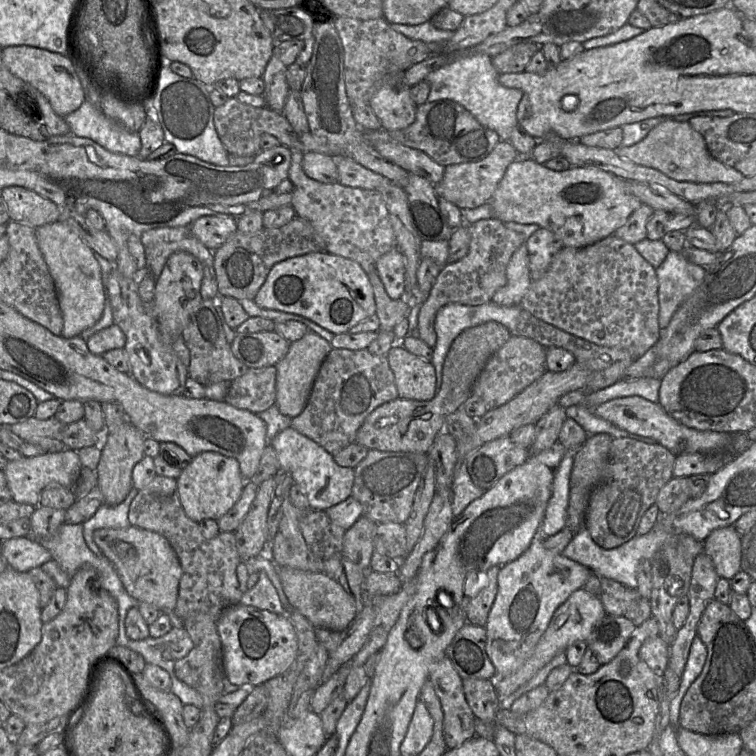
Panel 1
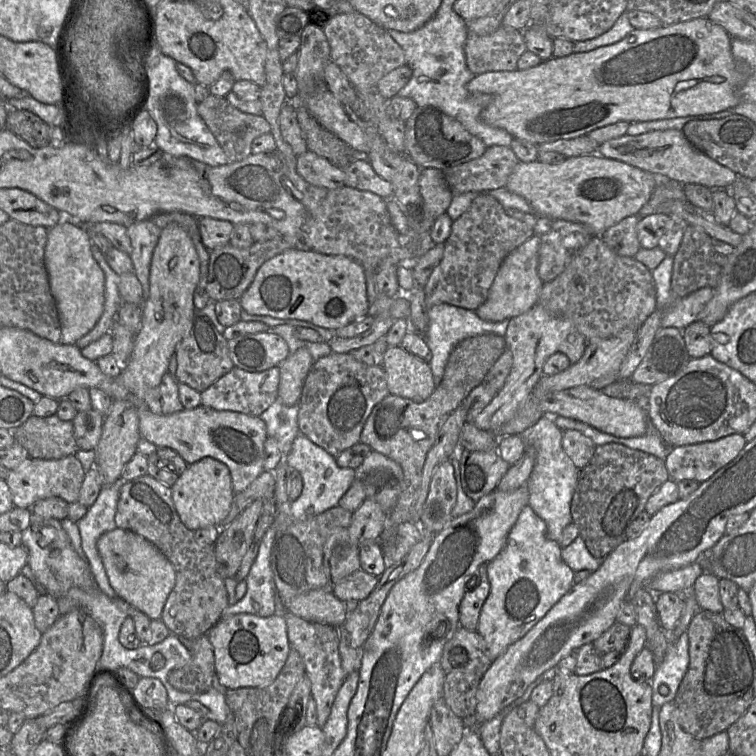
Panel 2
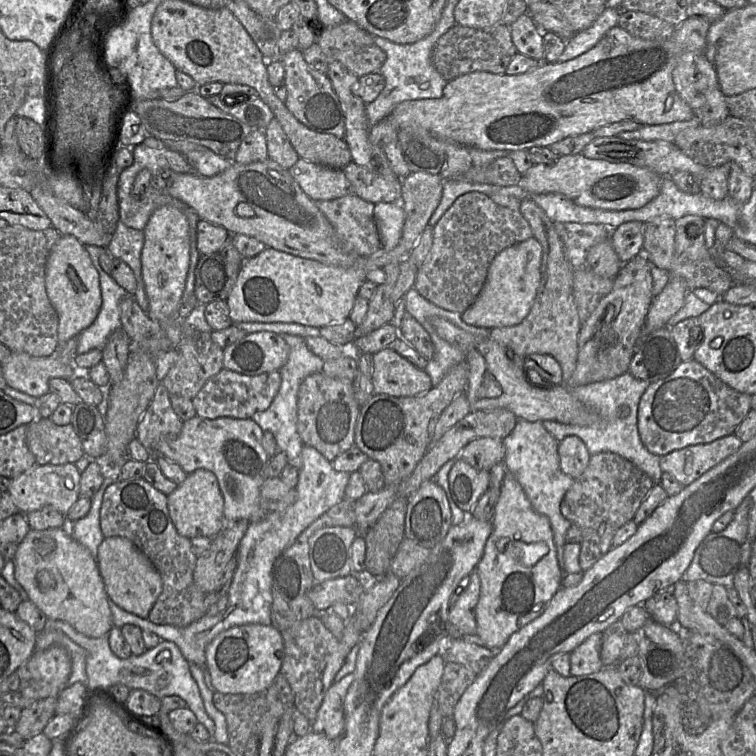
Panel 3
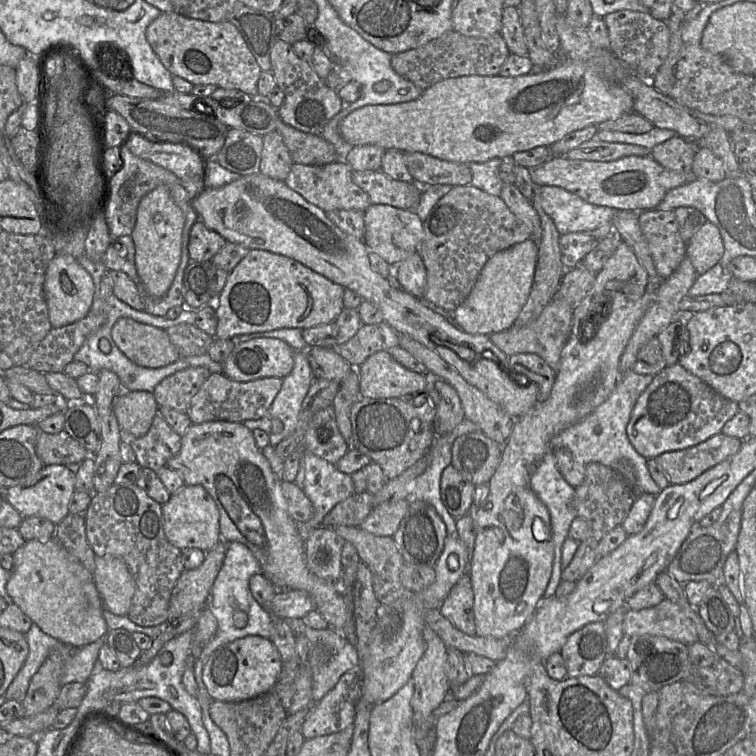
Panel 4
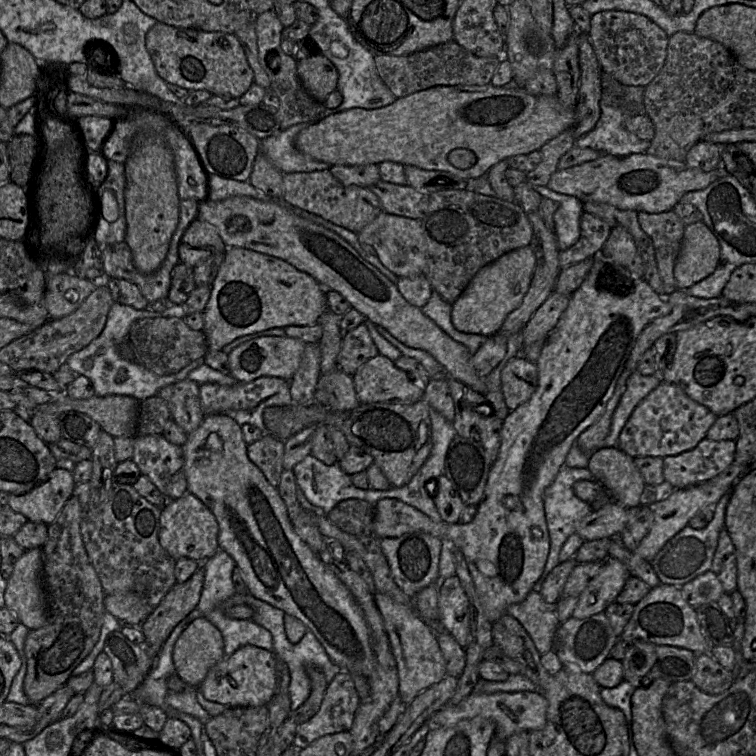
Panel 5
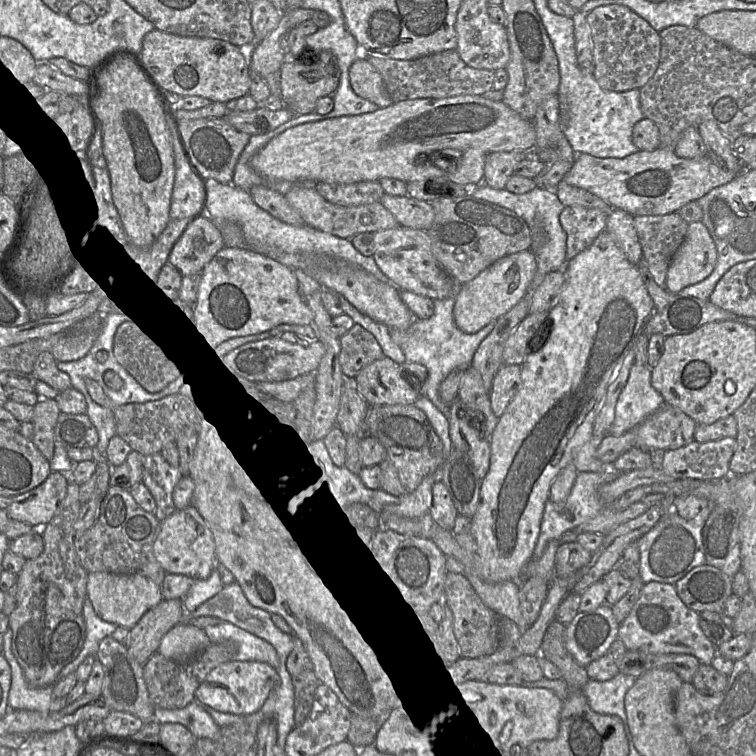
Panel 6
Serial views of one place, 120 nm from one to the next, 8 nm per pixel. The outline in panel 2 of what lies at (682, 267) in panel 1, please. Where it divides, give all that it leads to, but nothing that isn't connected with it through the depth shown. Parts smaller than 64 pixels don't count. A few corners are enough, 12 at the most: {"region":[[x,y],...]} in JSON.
{"region":[[674,256],[652,271],[661,327],[682,330],[697,320],[715,292],[683,298],[671,291]]}

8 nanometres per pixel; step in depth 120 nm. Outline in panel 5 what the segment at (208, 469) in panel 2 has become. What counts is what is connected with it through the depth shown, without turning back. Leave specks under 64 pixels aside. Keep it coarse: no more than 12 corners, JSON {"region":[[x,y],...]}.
{"region":[[186,492],[161,509],[159,542],[200,563],[219,549],[213,512]]}

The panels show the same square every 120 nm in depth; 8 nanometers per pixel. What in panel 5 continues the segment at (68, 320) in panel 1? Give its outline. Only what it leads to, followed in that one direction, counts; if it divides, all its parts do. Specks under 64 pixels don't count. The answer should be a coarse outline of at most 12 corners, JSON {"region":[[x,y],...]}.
{"region":[[69,273],[48,277],[49,320],[74,312],[96,283]]}

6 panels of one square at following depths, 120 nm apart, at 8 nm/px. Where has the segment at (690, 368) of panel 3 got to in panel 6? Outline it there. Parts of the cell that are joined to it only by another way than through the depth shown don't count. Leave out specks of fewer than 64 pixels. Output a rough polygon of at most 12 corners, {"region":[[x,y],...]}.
{"region":[[664,402],[597,448],[613,463],[632,448],[659,453],[694,440],[696,421]]}

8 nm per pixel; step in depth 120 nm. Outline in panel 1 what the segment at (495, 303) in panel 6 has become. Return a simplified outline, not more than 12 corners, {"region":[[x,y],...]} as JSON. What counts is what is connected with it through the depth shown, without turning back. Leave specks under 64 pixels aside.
{"region":[[526,243],[513,253],[491,301],[520,305],[532,283]]}

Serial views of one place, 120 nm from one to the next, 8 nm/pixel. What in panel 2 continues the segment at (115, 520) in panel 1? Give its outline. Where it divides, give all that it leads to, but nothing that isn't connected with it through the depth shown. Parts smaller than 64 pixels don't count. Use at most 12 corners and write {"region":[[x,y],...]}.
{"region":[[119,478],[102,486],[76,522],[94,585],[110,598],[110,586],[96,544],[117,528],[114,518]]}

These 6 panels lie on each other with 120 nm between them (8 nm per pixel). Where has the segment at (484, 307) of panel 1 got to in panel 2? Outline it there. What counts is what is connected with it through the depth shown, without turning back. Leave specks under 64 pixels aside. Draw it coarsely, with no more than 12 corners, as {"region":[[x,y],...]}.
{"region":[[449,304],[427,307],[428,364],[435,386],[456,343],[504,336],[509,319],[485,321]]}

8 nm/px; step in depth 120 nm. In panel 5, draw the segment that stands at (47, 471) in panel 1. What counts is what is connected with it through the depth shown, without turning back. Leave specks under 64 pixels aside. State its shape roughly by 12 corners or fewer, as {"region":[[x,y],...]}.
{"region":[[55,468],[7,505],[28,521],[49,525],[72,496],[71,472]]}

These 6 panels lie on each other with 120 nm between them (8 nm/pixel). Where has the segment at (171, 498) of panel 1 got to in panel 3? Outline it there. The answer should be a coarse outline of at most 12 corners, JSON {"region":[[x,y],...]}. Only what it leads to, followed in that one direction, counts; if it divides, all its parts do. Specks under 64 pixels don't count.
{"region":[[143,477],[104,492],[104,538],[132,541],[159,572],[149,612],[186,627],[207,613],[198,557],[167,495]]}

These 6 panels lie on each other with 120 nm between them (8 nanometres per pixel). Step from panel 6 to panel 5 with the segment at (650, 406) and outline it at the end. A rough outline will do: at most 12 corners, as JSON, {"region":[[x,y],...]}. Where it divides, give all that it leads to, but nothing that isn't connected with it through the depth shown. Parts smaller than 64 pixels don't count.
{"region":[[635,370],[613,413],[602,447],[617,447],[636,406],[660,383],[658,374]]}

